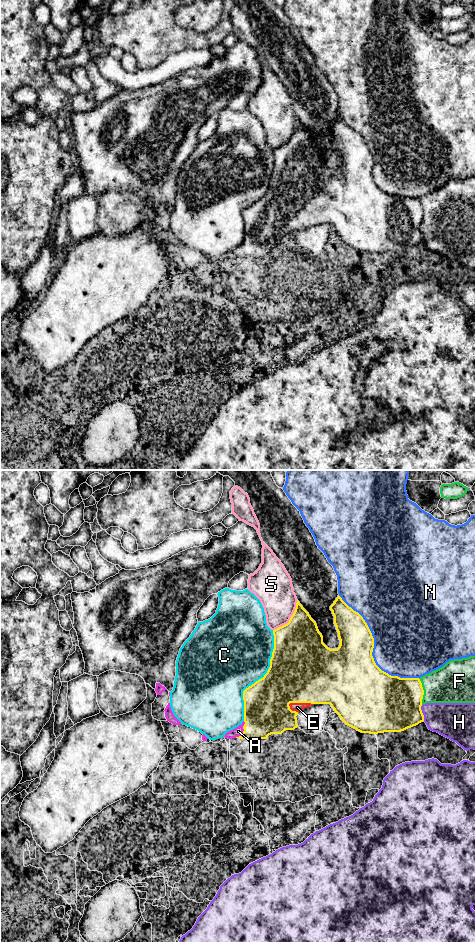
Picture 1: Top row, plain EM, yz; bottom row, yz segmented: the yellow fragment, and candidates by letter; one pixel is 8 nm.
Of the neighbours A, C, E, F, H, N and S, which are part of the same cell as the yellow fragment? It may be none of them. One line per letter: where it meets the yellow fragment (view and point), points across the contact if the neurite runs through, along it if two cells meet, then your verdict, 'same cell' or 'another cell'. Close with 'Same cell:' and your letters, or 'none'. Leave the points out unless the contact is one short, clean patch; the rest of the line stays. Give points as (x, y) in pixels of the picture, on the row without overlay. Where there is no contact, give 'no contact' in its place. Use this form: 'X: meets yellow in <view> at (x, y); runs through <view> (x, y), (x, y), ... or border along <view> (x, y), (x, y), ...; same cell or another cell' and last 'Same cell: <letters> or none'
A: meets yellow in yz at (243, 251); same cell
C: meets yellow in yz at (261, 198); another cell
E: meets yellow in yz at (300, 222); same cell
F: meets yellow in yz at (423, 211); another cell
H: meets yellow in yz at (422, 233); another cell
N: meets yellow in yz at (372, 170); another cell
S: meets yellow in yz at (290, 138); another cell
Same cell: A, E

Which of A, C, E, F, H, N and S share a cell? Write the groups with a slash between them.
A E / C / F / H / N / S

